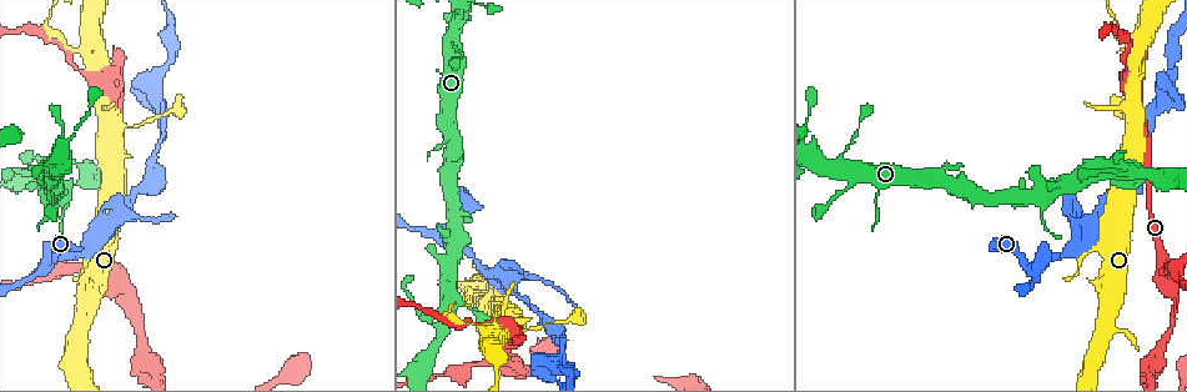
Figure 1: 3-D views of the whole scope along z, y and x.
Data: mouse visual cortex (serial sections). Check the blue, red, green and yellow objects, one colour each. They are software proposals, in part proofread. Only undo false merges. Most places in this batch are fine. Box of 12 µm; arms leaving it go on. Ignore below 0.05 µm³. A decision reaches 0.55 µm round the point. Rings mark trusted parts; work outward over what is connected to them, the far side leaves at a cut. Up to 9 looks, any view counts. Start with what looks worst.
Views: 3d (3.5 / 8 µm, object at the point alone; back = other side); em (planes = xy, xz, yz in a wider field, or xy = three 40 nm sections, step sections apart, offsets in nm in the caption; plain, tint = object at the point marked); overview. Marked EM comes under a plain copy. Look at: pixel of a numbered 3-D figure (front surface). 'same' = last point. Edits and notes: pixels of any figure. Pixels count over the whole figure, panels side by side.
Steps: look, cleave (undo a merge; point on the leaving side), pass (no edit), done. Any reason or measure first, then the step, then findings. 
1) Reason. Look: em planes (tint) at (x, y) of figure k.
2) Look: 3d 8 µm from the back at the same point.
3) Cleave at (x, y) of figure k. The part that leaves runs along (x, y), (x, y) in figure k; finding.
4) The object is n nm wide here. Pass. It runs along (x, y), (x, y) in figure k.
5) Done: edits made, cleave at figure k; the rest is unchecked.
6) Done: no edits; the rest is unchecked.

Three arms meet. Look: 3d 3.5 µm at (89, 53) of figure 1.

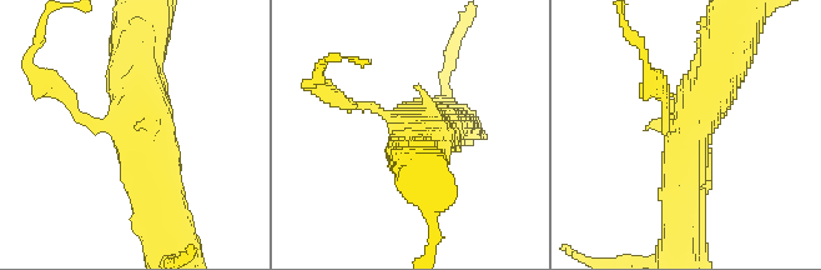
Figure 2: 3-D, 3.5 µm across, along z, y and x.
3 arms meet here; the arms are 150, 400, 600 nm wide. Look: em xy step 1 (tint) at (132, 133) of figure 2.

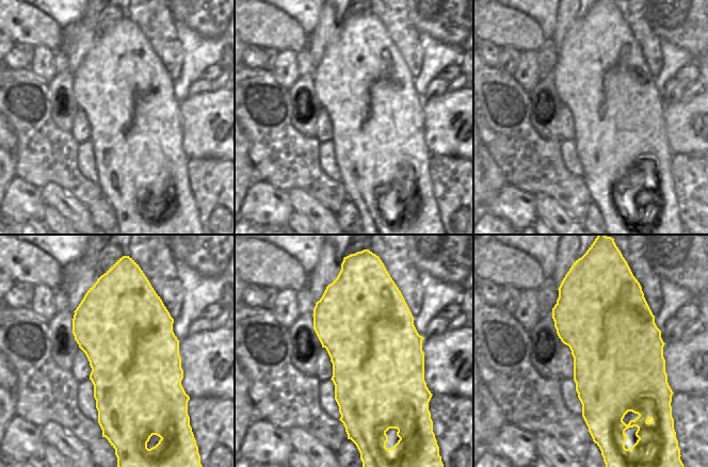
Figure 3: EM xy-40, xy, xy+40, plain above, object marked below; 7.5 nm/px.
Pass. It runs along (681, 209), (681, 131), (720, 55) in figure 2; continuous, no second cell.

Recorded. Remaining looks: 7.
Arms part here. Look: 3d 8 µm at (1159, 265) of figure 1.

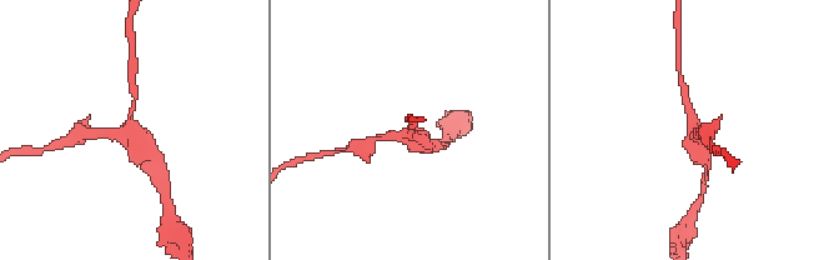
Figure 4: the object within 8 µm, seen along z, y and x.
Look: 3d 3.5 µm at (128, 135) of figure 4.

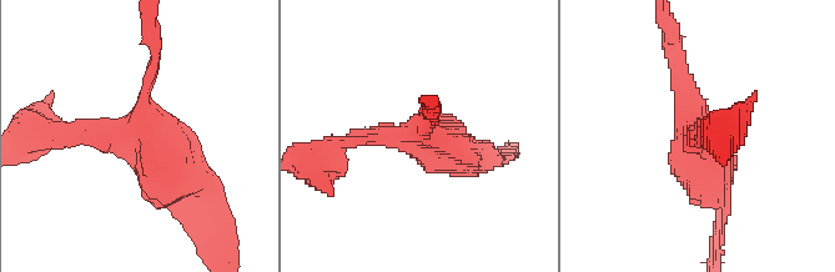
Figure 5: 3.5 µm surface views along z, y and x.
Now the EM. Look: em xy step 5 (tint) at (146, 134) of figure 5.

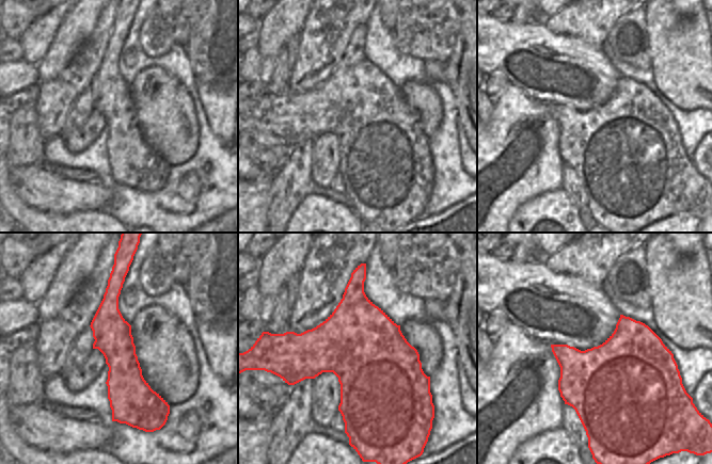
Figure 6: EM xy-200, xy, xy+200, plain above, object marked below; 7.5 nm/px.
3 arms meet here; the arms are 150, 200, 600 nm wide. Pass. It runs along (119, 286), (119, 418) in figure 6; all the same cell.

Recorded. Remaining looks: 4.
Arms part here. Look: 3d 3.5 µm from the back at (45, 268) of figure 1.

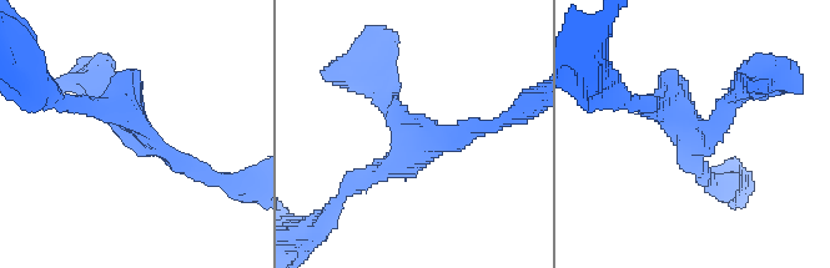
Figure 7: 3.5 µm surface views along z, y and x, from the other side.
Pass. It runs along (748, 82), (715, 132), (648, 105) in figure 7; continuous, no second cell.

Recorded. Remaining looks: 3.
Small branch off a trunk. Look: 3d 3.5 µm at (840, 165) of figure 1.

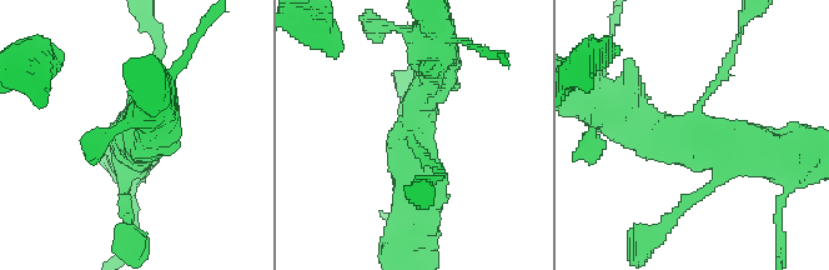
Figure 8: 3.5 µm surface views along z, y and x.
4 arms meet here; the arms are 150, 150, 450, 600 nm wide. Look: em xy step 2 (tint) at (408, 137) of figure 8.

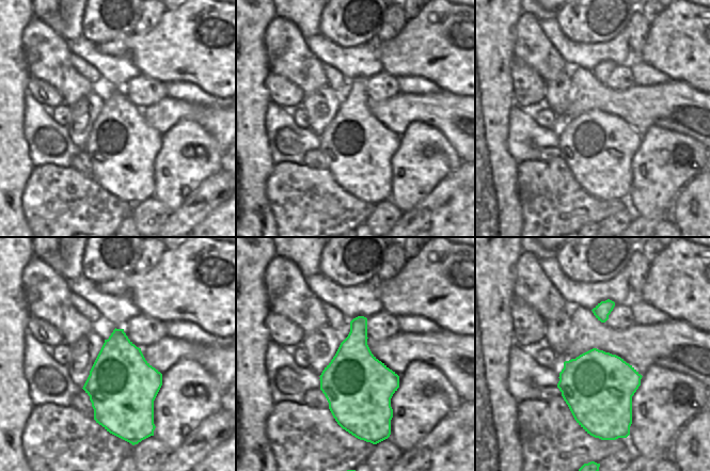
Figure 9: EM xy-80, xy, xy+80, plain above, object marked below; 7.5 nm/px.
Another direction. Look: em xy step 5 (tint) at the same point.

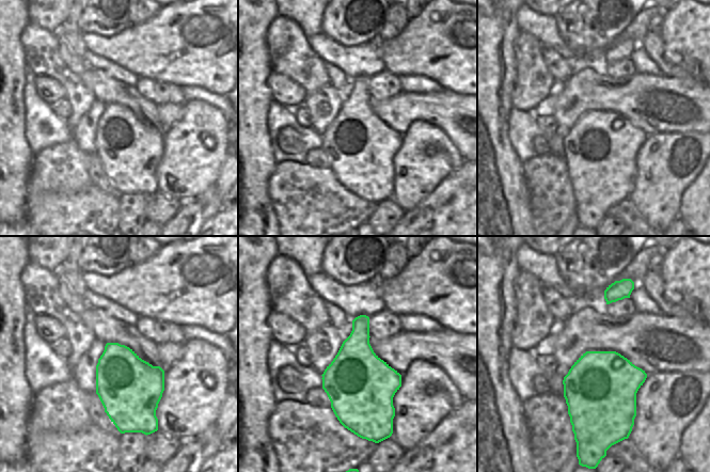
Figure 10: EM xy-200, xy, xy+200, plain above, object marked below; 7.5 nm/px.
Pass. Continuous, no second cell.

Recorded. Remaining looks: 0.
Done: no edits; the rest is unchecked.

